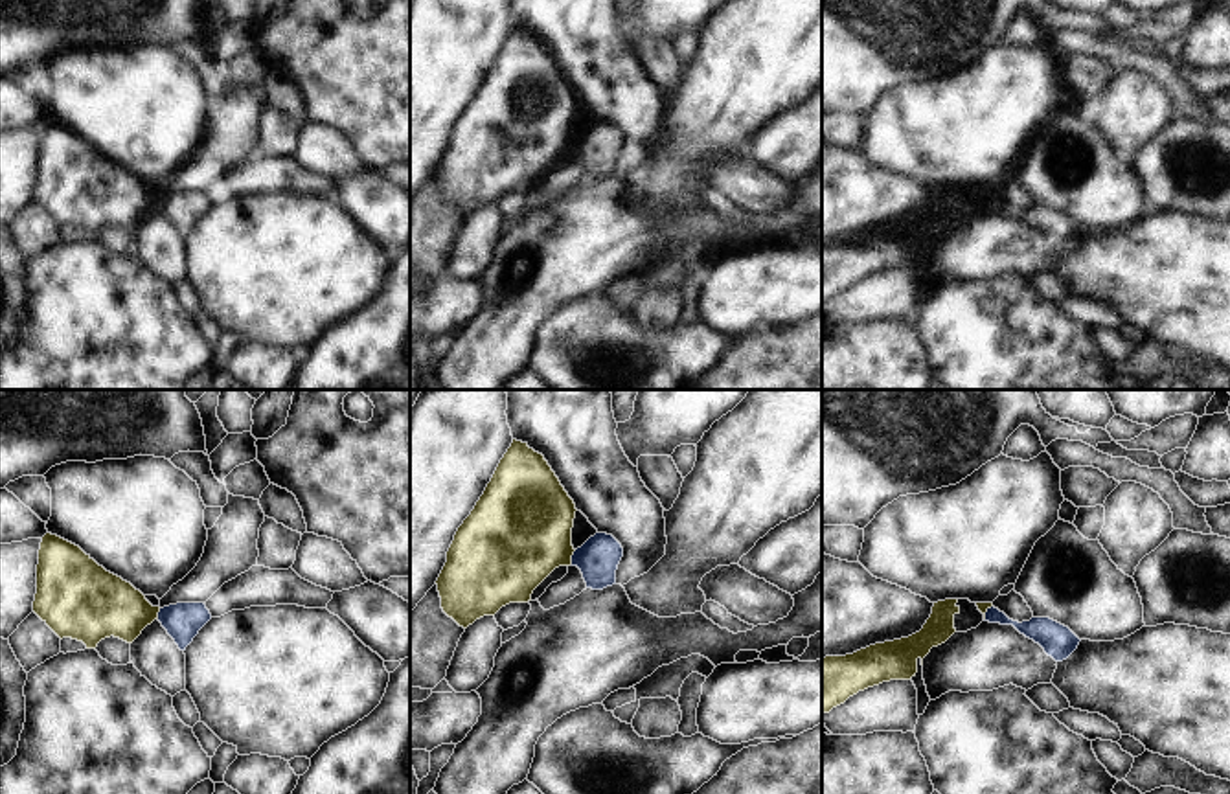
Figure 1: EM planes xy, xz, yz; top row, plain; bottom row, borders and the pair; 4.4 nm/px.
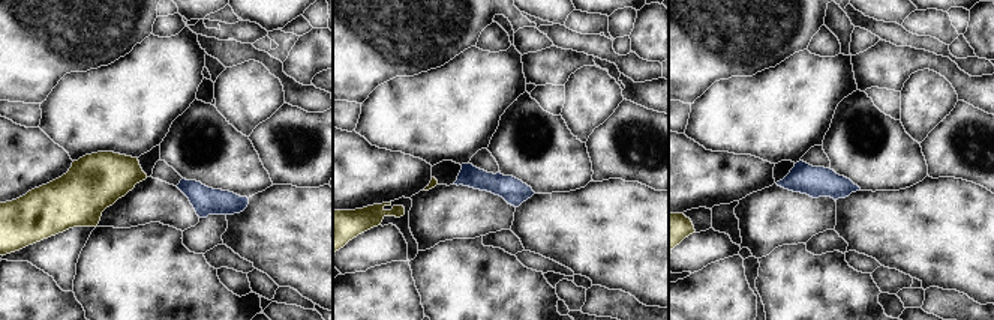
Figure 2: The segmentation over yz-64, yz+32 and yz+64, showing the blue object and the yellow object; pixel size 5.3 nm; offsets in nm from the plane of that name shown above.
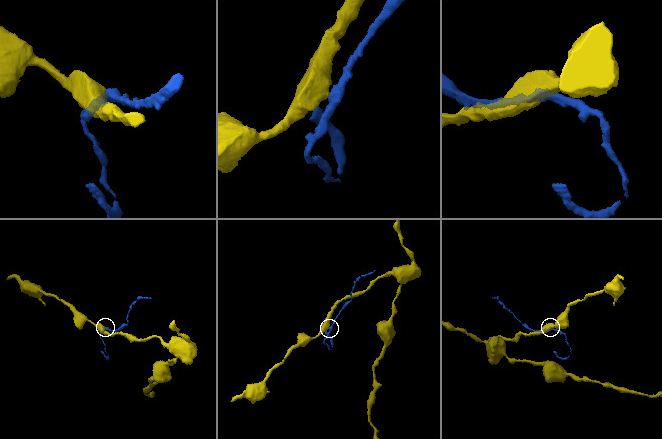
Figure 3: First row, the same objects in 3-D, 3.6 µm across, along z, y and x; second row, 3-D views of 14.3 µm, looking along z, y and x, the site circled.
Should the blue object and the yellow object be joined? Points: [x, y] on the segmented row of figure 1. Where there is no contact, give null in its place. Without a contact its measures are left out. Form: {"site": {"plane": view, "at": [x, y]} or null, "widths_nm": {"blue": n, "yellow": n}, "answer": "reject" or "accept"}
{"site": {"plane": "xz", "at": [572, 557]}, "widths_nm": {"blue": 180, "yellow": 440}, "answer": "reject"}

